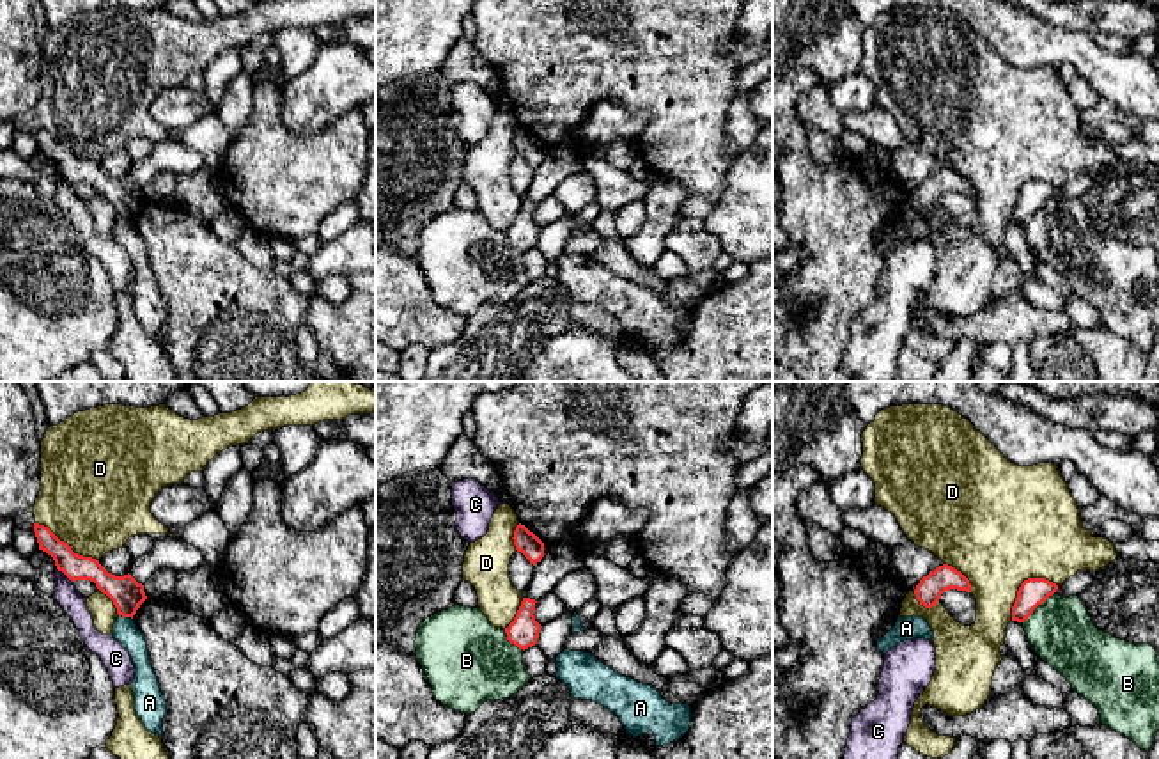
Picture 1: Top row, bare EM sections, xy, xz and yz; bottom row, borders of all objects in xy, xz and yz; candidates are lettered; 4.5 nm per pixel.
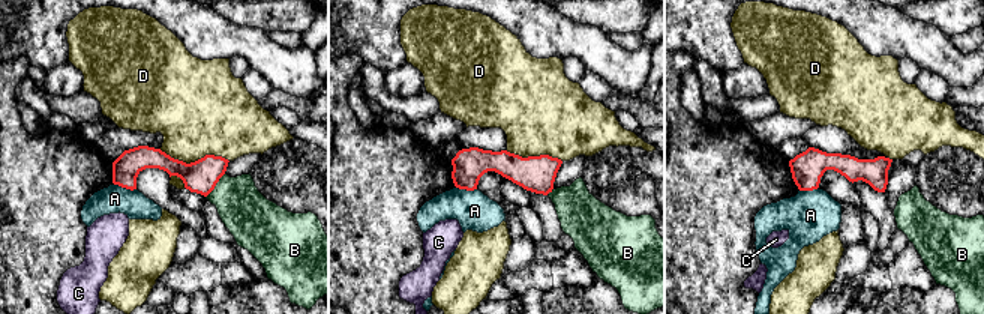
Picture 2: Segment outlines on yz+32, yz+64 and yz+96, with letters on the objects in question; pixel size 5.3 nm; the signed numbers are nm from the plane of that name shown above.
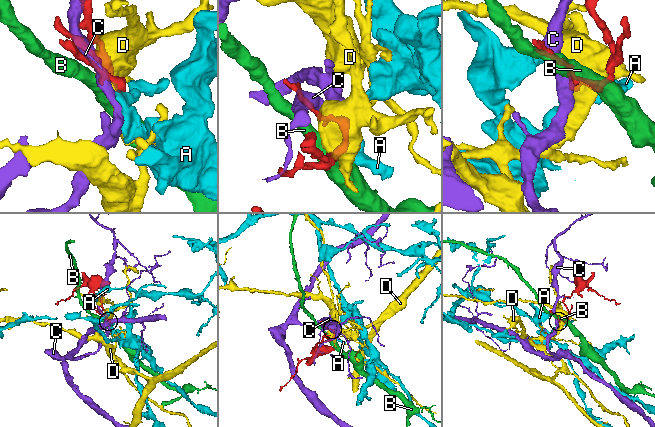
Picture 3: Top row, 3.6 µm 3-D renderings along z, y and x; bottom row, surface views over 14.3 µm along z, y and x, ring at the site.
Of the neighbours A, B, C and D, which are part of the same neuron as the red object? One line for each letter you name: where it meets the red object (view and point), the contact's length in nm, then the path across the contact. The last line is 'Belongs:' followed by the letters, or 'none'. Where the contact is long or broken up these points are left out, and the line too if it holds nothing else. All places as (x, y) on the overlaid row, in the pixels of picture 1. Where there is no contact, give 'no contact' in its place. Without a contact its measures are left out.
Belongs: none

